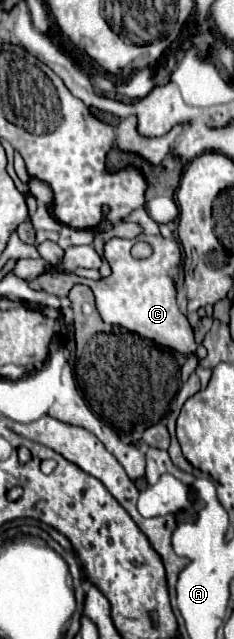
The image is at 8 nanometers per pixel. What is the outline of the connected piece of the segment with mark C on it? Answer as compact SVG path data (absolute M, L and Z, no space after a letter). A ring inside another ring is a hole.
M142 234L136 240L112 238L104 246L104 254L112 262L112 276L110 278L86 280L86 278L78 278L72 272L48 270L48 272L40 274L38 278L34 278L30 282L30 286L34 290L46 290L56 296L68 296L68 292L74 284L86 284L92 288L92 292L96 296L96 306L98 306L98 312L104 322L122 326L130 332L136 332L144 338L150 338L160 346L166 346L174 352L180 352L182 356L192 354L198 348L198 344L194 340L194 330L192 330L190 322L186 320L186 316L178 308L174 280L168 270L168 262L182 262L182 252L180 252L178 242L168 240L164 236L146 236L146 234ZM138 240L144 240L152 246L154 252L150 258L134 260L130 256L130 246L134 246L134 242L138 242Z

